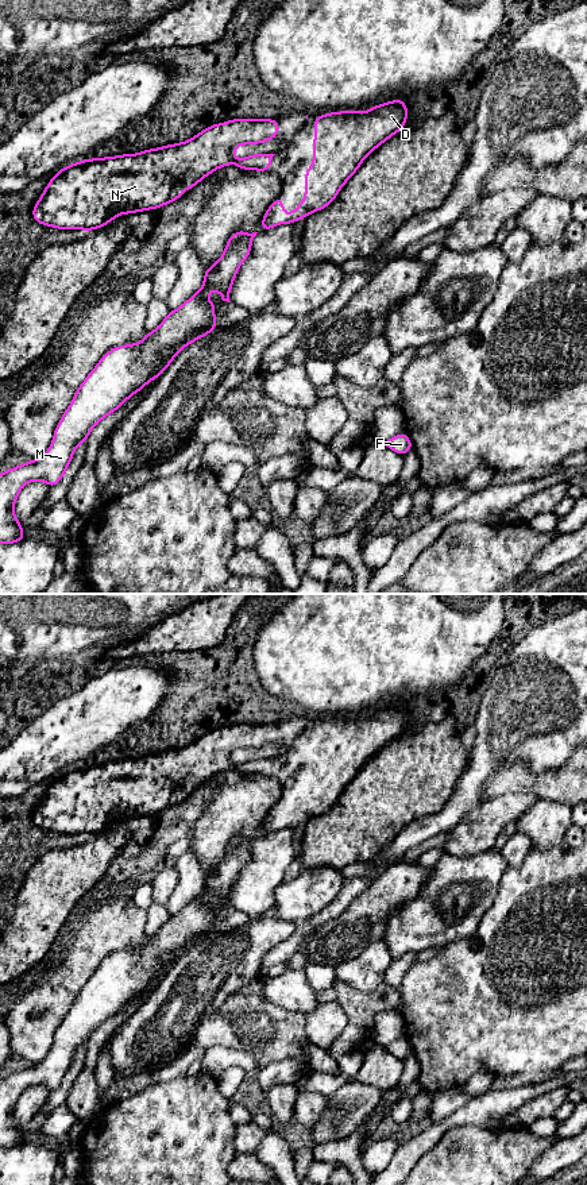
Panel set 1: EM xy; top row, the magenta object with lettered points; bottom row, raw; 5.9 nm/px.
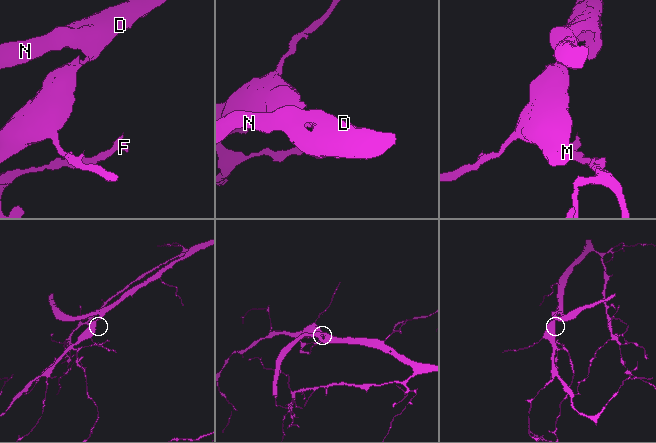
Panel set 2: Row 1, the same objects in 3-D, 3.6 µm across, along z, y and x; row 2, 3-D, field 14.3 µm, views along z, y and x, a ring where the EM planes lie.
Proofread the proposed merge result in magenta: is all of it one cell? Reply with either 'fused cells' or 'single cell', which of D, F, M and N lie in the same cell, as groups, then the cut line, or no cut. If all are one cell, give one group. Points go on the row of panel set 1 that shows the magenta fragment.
single cell; groups D F M N; cut none

